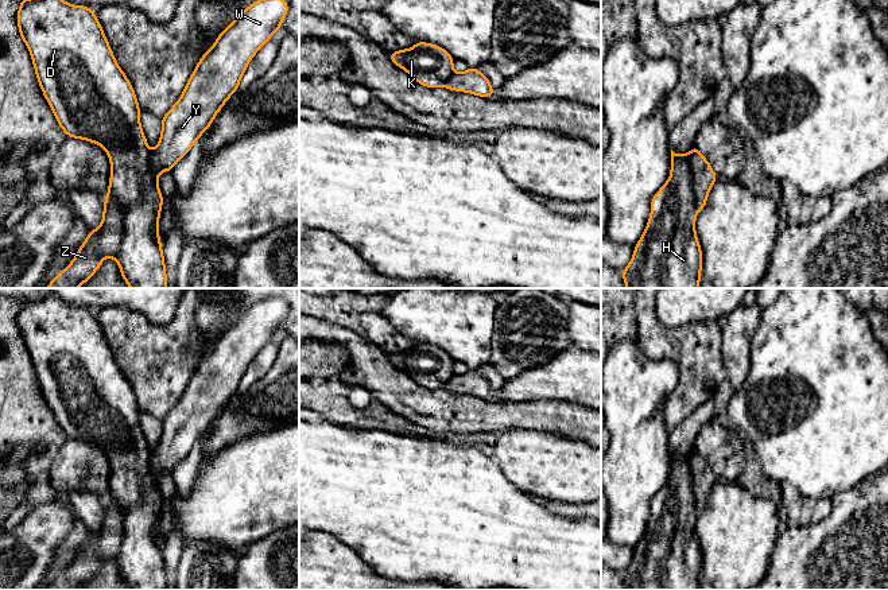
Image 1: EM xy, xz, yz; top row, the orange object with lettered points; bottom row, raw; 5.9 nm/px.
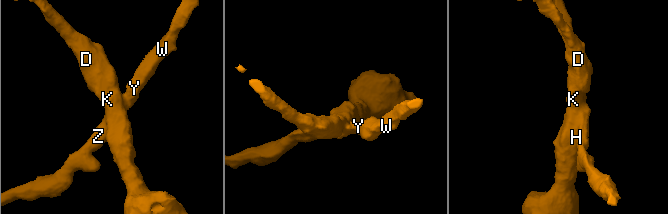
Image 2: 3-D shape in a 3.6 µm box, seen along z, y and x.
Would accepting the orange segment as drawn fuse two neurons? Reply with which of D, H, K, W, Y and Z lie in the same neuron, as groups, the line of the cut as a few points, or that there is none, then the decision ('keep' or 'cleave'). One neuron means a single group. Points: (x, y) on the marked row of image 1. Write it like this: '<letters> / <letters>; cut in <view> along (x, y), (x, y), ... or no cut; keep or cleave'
D H K / W Y Z; cut in xy along (105, 198), (113, 198), (125, 206), (121, 244), (115, 259); cleave

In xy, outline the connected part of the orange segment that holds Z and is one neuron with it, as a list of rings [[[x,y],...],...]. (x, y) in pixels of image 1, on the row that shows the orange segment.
[[[105,199],[101,225],[89,230],[89,237],[81,244],[74,260],[46,288],[77,288],[94,275],[105,257],[116,259],[125,211],[125,205]]]

